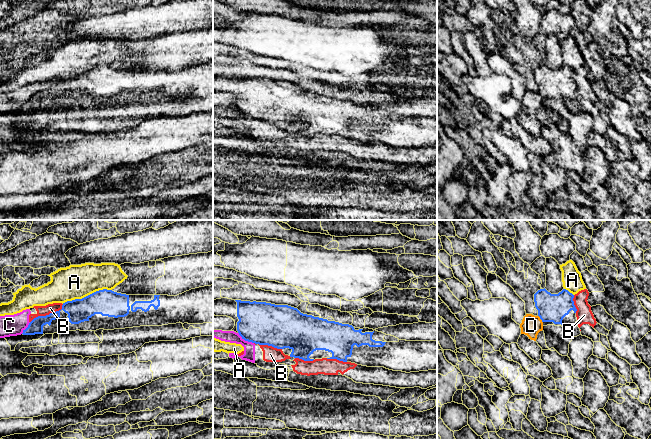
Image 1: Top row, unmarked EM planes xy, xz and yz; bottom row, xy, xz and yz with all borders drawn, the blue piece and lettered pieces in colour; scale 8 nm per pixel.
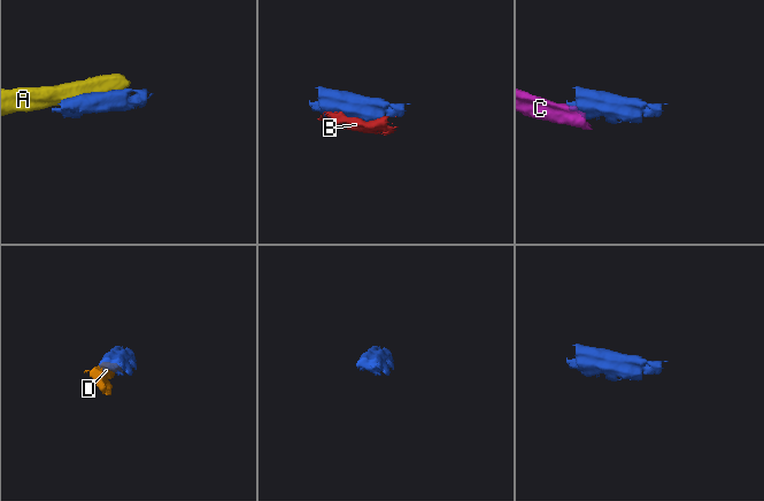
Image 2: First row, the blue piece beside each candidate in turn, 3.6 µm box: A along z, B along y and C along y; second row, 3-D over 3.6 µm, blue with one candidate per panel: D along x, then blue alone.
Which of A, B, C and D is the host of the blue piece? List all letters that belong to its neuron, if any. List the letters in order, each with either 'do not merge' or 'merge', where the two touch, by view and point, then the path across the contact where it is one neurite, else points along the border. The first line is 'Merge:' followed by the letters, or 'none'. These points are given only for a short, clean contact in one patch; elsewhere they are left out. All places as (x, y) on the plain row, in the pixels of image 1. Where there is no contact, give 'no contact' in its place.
Merge: none
A: do not merge; meets blue in xy at (86, 72)
B: do not merge; meets blue in xy at (47, 91)
C: do not merge; meets blue in xz at (245, 116); border along xz (238, 108), (245, 116), (253, 119)
D: do not merge; meets blue in yz at (540, 94)

